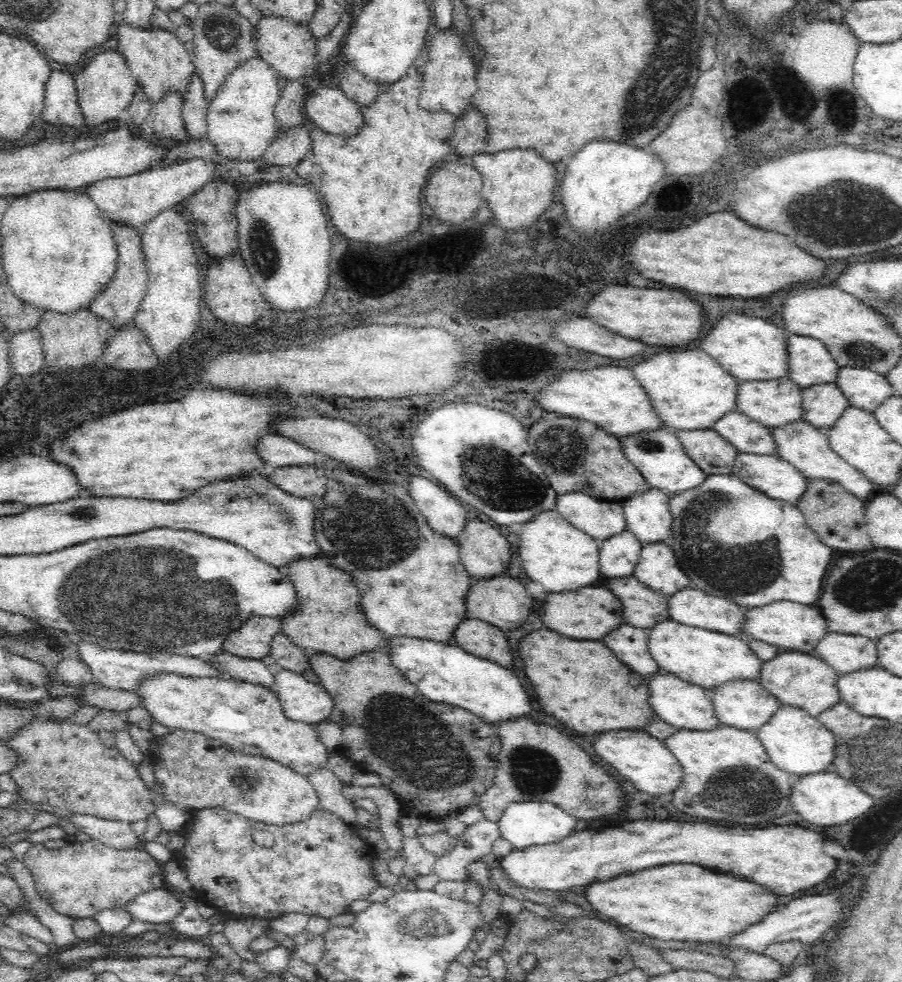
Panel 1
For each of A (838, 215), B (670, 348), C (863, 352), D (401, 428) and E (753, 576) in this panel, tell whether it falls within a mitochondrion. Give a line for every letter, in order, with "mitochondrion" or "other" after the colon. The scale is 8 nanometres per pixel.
A: mitochondrion
B: other
C: mitochondrion
D: other
E: mitochondrion

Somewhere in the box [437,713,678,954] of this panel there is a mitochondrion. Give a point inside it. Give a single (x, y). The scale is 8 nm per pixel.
(532, 771)

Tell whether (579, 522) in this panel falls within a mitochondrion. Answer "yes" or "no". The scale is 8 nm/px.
no

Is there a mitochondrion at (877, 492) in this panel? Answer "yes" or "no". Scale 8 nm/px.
no

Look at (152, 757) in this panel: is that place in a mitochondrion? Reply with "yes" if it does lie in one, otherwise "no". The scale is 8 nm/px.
no

